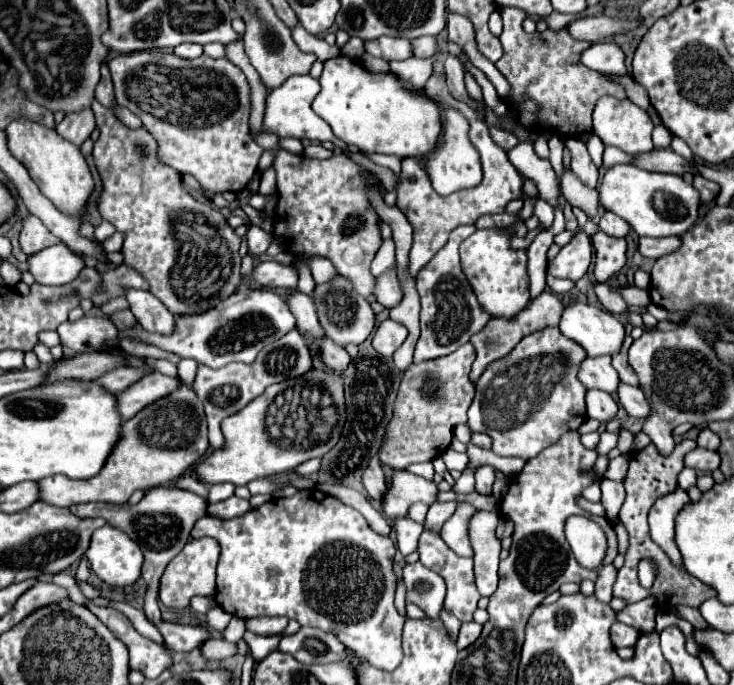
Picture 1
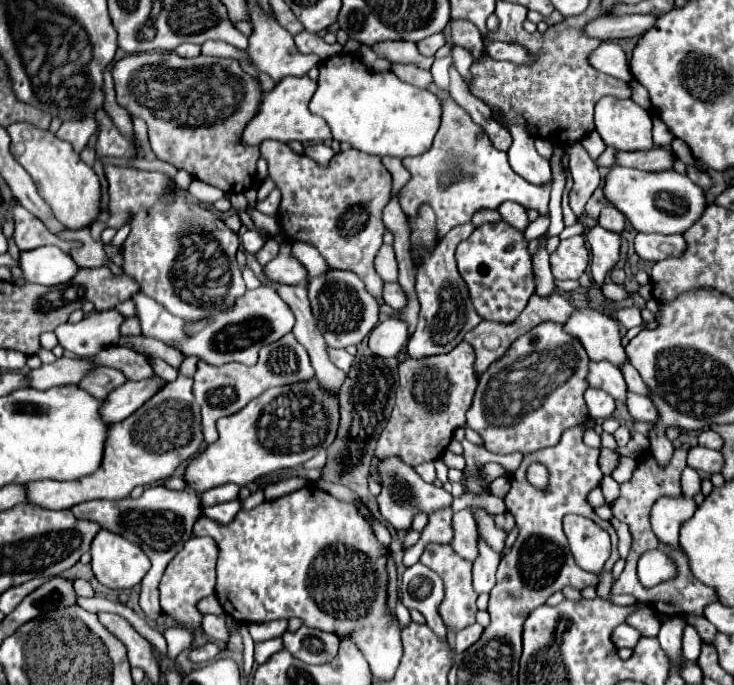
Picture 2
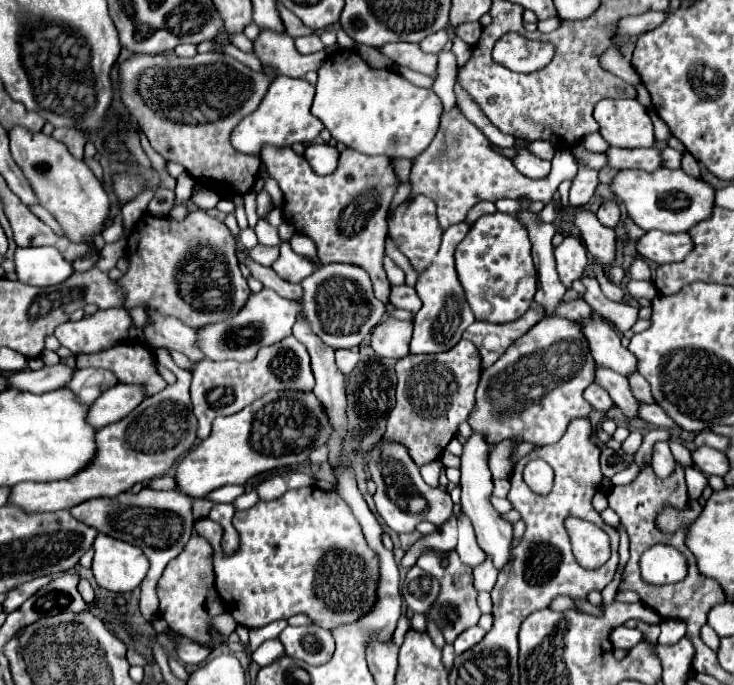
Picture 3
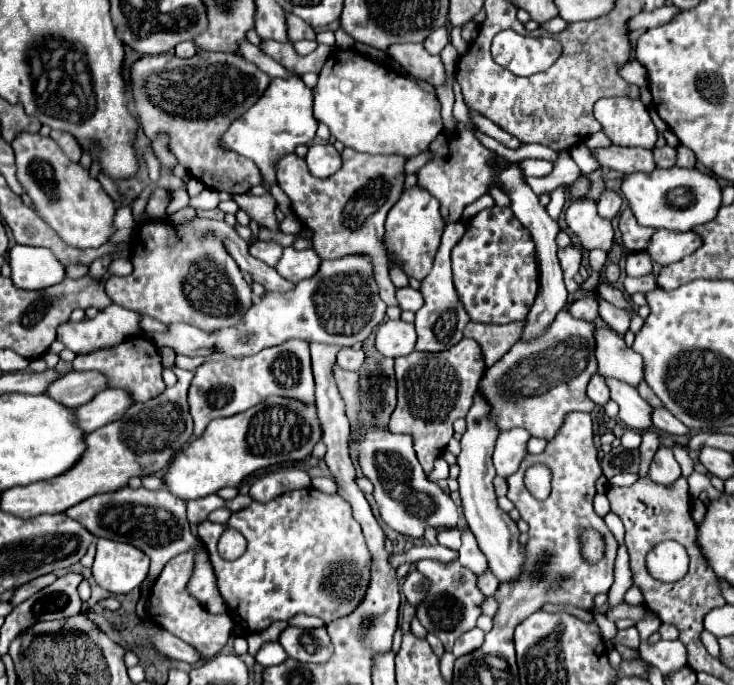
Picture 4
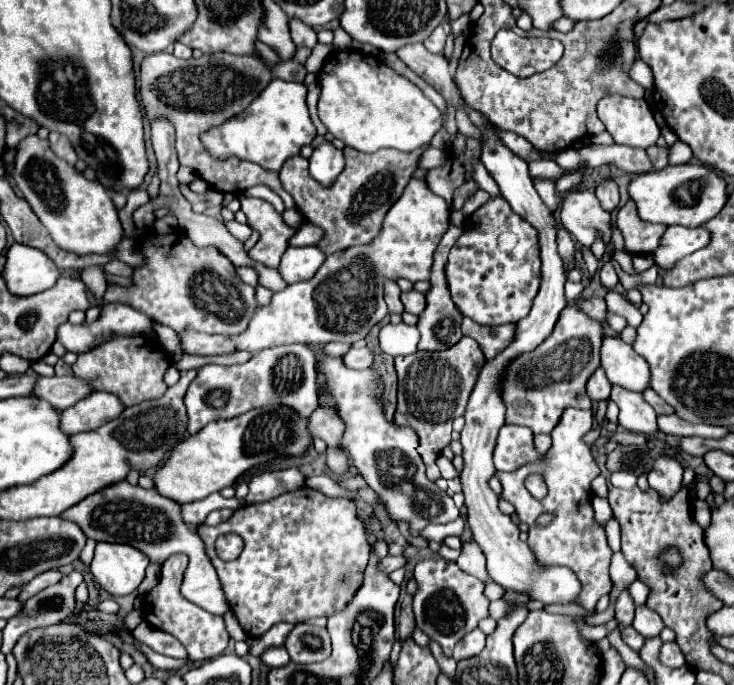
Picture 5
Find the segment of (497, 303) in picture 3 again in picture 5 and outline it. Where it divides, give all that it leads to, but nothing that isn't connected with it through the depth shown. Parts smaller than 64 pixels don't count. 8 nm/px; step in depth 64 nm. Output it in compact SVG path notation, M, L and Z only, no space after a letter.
M490 198L466 222L464 234L452 246L446 266L452 300L460 312L478 324L510 324L528 316L540 286L540 246L536 232L504 202Z

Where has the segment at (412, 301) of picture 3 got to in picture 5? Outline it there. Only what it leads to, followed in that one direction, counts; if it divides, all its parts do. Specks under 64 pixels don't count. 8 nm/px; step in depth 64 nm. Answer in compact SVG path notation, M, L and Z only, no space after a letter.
M410 290L410 292L402 292L400 294L400 300L404 304L404 310L410 312L410 314L420 314L426 306L426 298L422 292L416 292L416 290Z

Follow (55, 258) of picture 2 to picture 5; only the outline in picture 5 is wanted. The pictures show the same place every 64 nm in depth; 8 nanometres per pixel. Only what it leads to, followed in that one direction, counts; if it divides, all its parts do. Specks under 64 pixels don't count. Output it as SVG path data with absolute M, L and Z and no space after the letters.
M12 244L6 254L2 276L12 294L26 296L52 288L60 278L60 270L46 252L24 244Z

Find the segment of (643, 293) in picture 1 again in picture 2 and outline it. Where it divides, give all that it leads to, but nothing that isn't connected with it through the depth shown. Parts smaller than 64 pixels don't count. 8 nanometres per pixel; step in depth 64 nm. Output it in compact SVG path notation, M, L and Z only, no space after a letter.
M602 284L602 290L604 290L604 296L614 302L624 302L628 298L628 292L618 284Z

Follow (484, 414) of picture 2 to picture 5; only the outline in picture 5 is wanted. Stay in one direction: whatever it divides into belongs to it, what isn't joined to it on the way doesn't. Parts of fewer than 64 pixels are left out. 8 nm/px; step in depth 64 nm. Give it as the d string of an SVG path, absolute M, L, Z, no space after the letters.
M566 306L560 312L560 318L552 330L552 334L532 352L524 352L516 356L504 370L500 380L502 386L502 402L506 406L506 424L528 426L534 434L550 434L558 424L562 412L566 408L592 408L592 400L586 394L586 382L592 372L600 366L600 338L604 336L602 324L586 314L582 314L576 306Z

